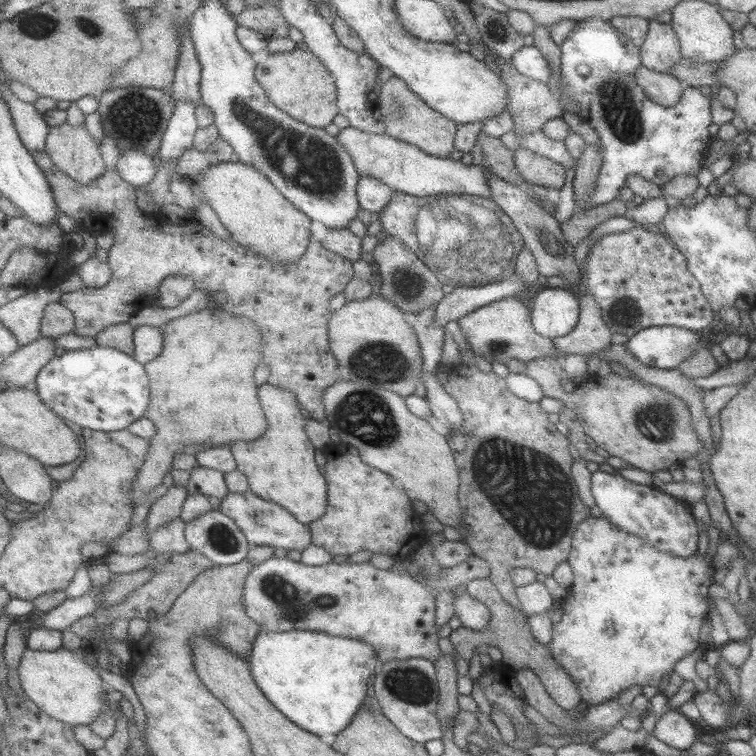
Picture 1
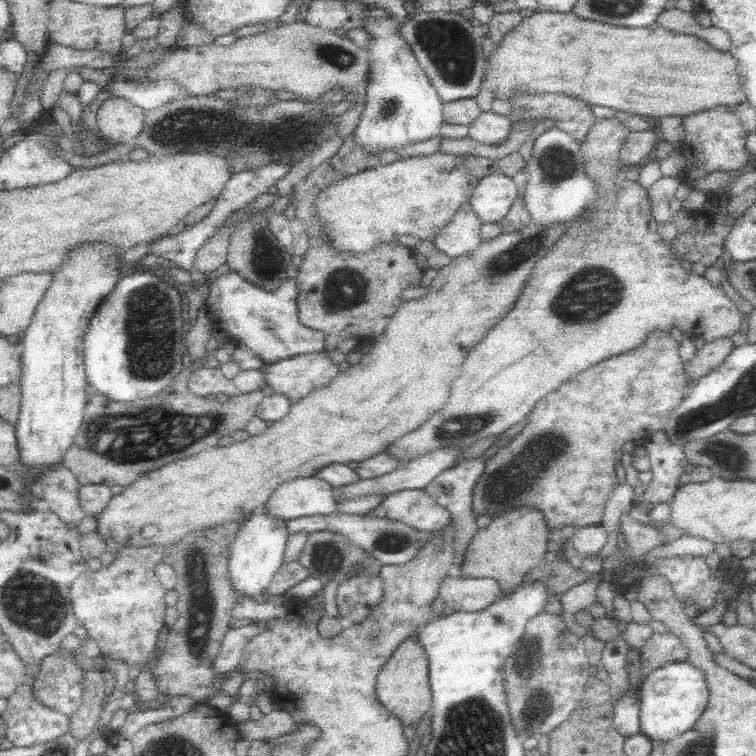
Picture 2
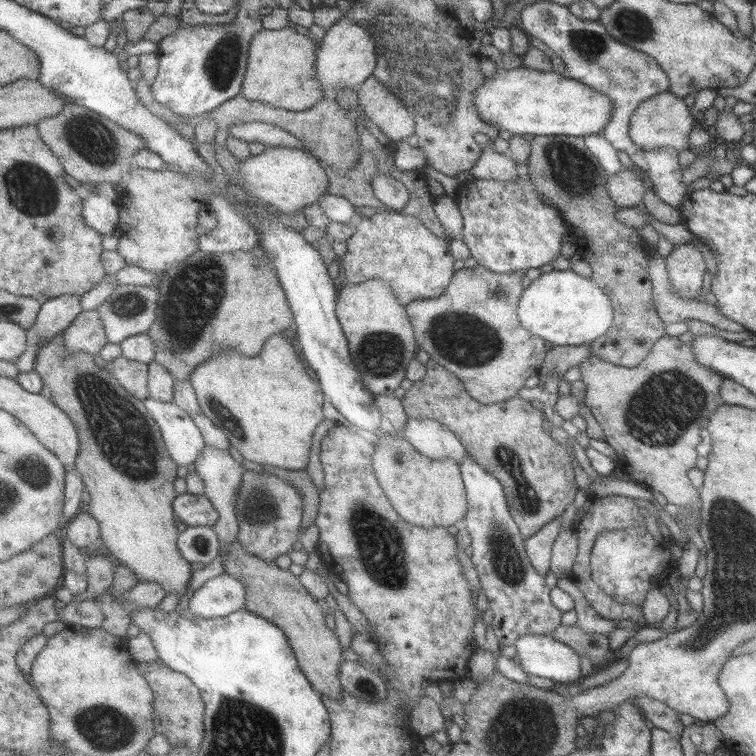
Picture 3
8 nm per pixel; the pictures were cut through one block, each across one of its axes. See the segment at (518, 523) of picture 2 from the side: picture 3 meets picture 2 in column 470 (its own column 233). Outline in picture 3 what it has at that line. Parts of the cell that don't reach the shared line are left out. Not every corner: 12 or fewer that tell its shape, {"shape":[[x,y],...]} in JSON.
{"shape":[[237,542],[245,608],[286,633],[317,692],[338,699],[339,638],[300,576]]}

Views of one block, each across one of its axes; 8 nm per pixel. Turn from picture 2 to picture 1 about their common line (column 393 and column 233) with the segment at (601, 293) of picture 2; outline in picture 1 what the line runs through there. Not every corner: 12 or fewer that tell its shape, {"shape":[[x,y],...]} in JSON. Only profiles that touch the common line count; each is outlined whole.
{"shape":[[259,388],[265,436],[233,442],[251,491],[303,524],[328,481],[291,390]]}

